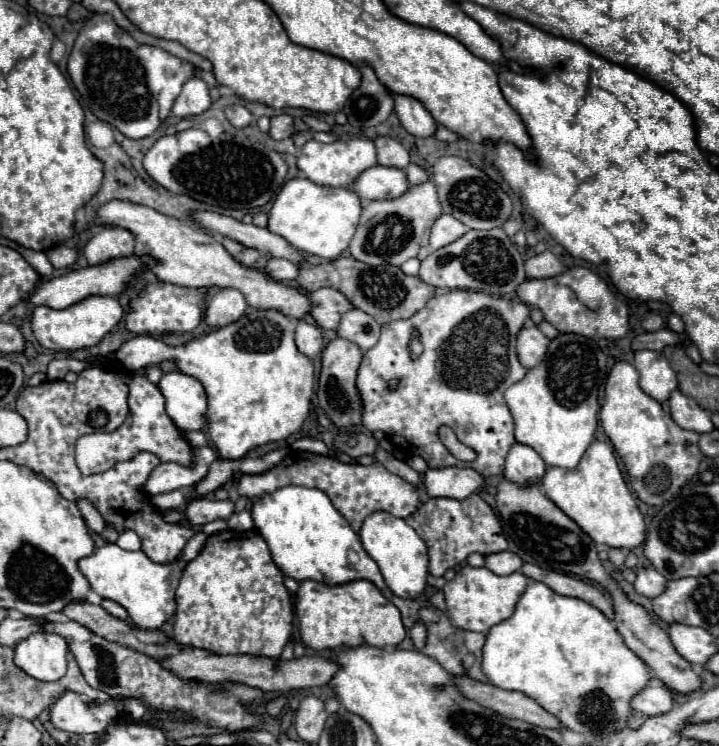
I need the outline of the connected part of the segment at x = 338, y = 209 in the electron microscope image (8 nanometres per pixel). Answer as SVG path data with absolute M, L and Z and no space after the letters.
M293 178L285 182L281 192L277 194L271 210L269 210L269 224L267 228L279 236L283 236L291 246L325 258L335 260L347 250L357 222L361 214L361 204L355 192L347 188L325 188L317 186L307 178Z

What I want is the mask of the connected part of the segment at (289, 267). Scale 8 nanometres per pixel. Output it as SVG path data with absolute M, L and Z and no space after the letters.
M271 258L265 266L265 272L275 278L275 280L281 280L281 282L291 282L297 278L299 274L299 266L289 262L289 260L283 260L283 258Z

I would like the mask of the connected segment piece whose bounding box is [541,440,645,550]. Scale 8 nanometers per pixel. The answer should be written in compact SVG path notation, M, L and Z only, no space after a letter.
M593 440L593 444L587 448L581 462L573 470L547 468L541 480L541 488L551 502L555 502L573 522L581 526L585 534L593 538L595 544L633 550L645 542L643 516L623 480L613 448L605 442Z

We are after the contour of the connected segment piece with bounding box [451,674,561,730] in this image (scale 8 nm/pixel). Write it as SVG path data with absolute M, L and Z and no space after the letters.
M457 674L451 678L465 698L471 698L473 702L479 702L481 706L489 710L495 710L497 714L503 714L505 718L517 718L517 720L523 720L541 728L561 730L559 720L547 710L543 710L535 700L531 700L523 692L499 690L493 684L473 680L467 674Z

